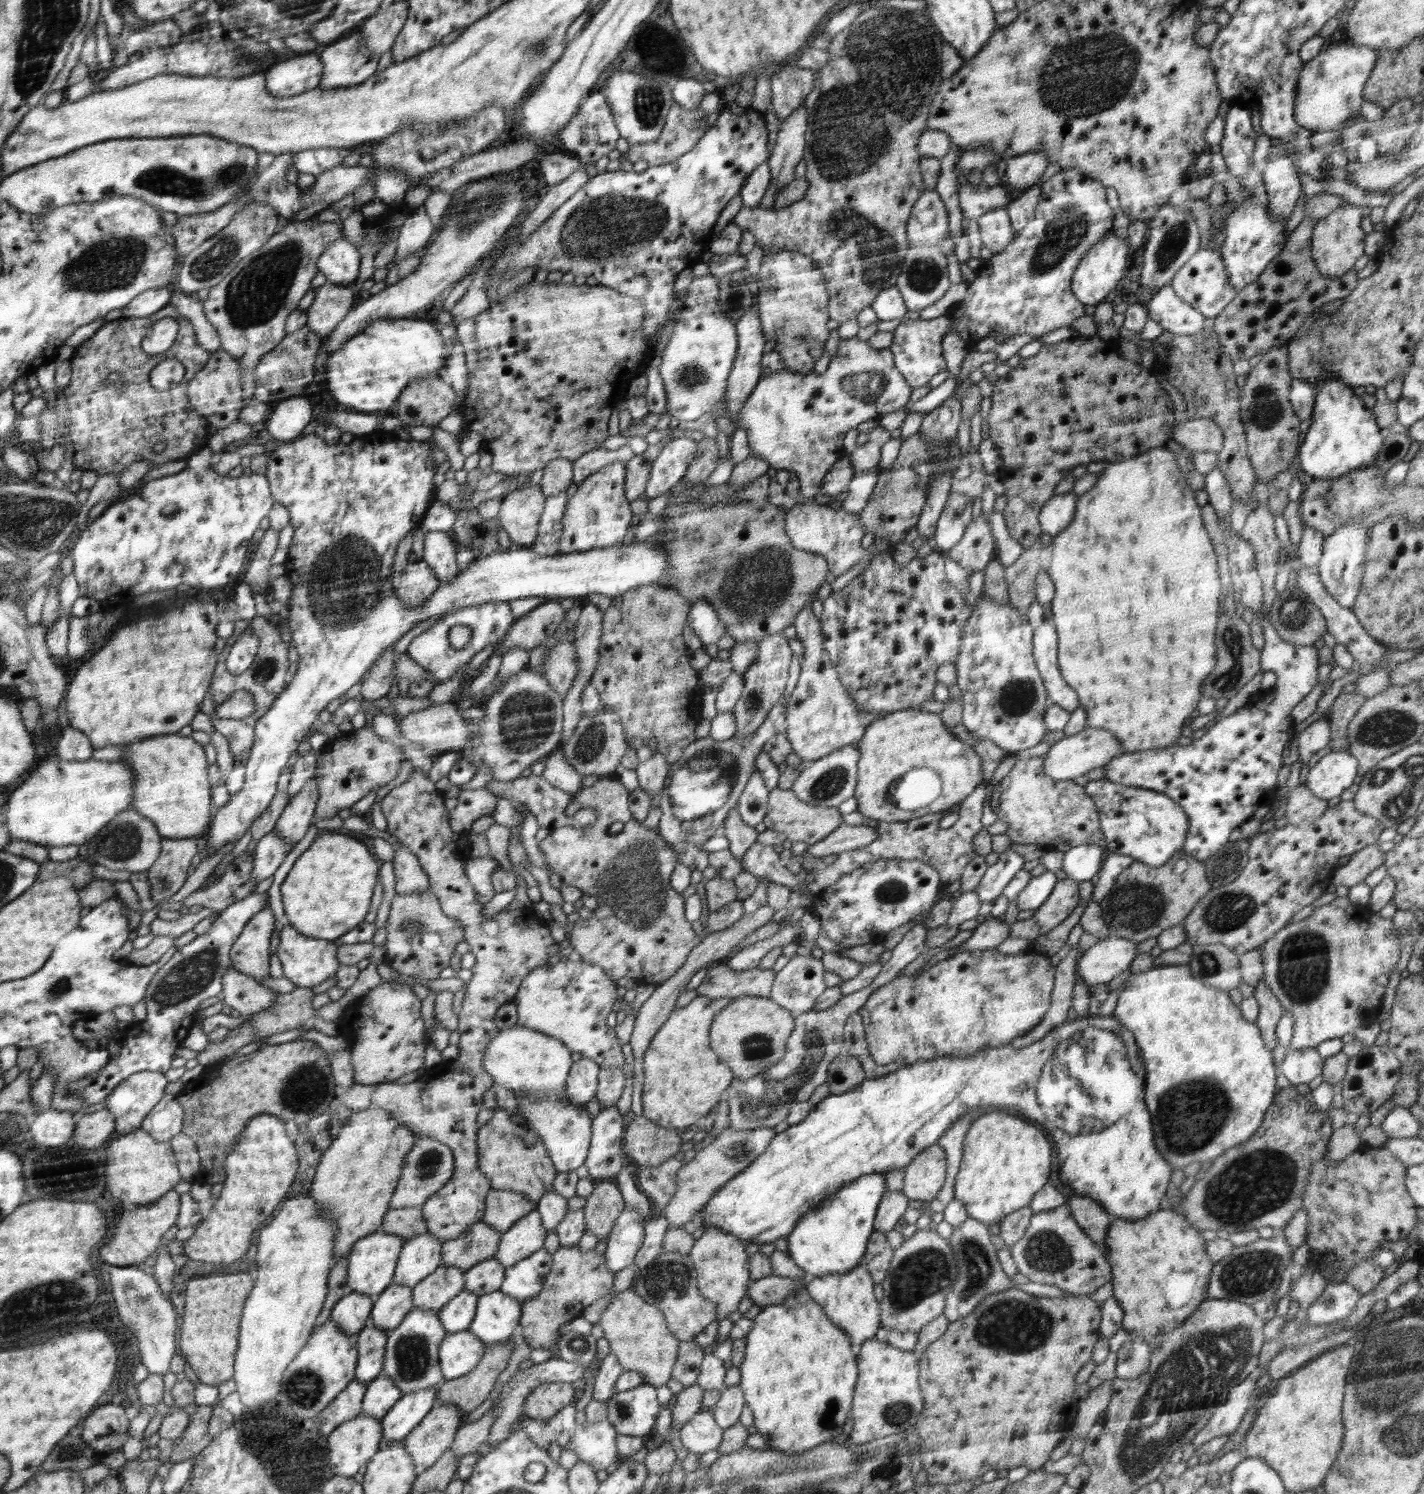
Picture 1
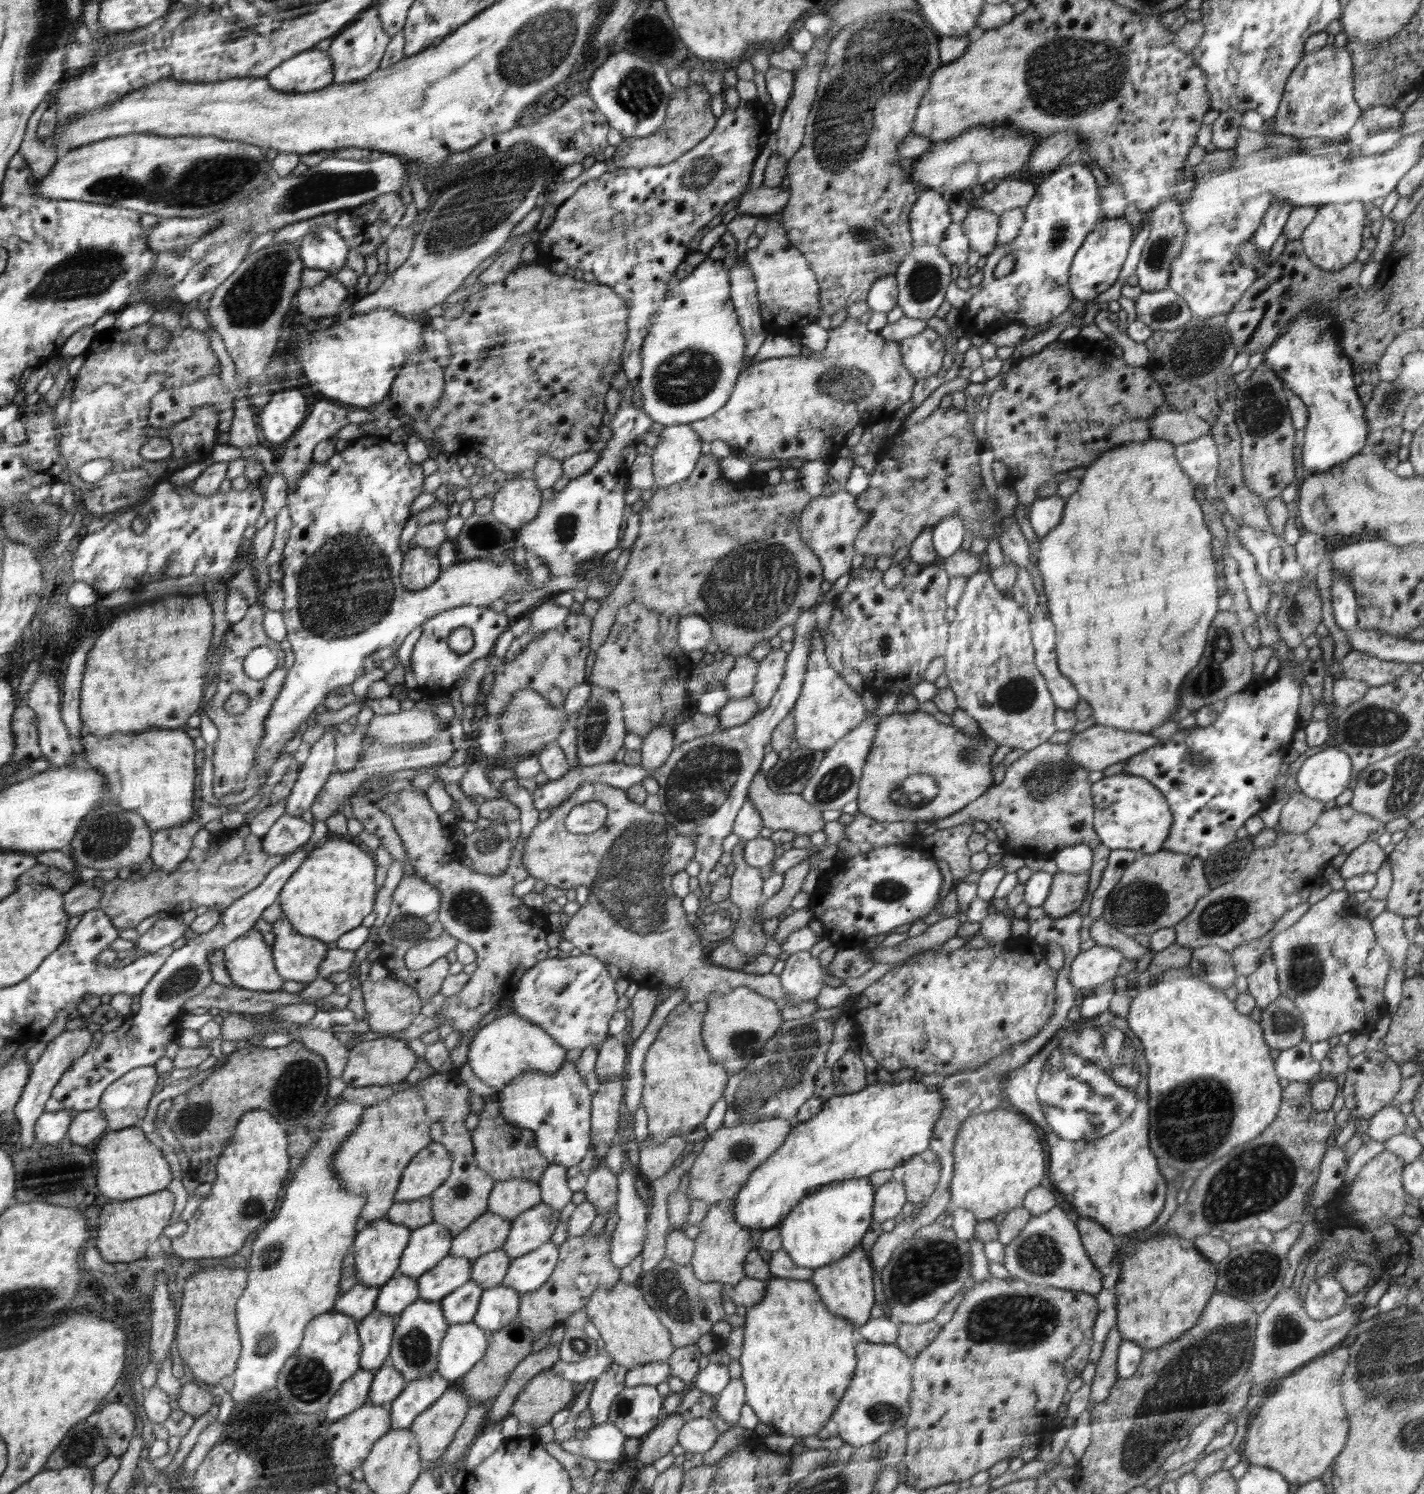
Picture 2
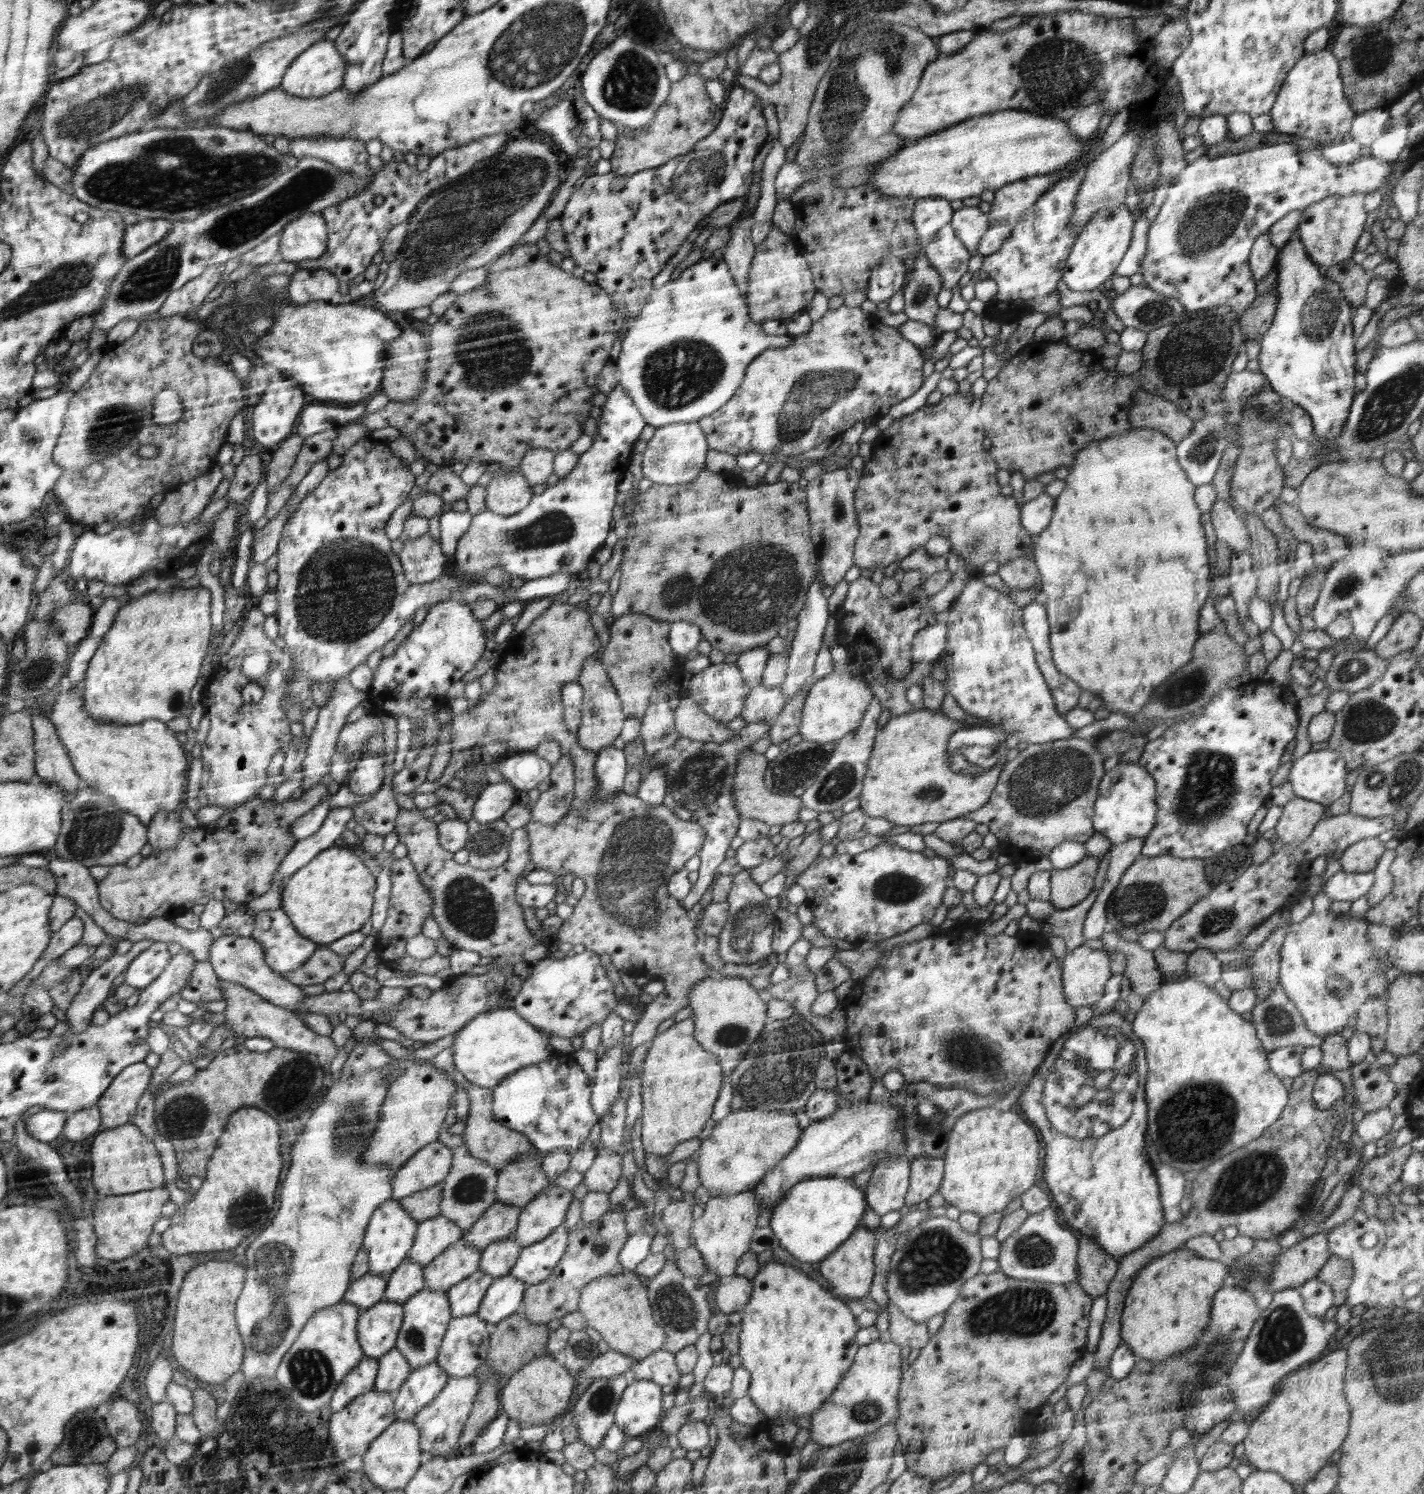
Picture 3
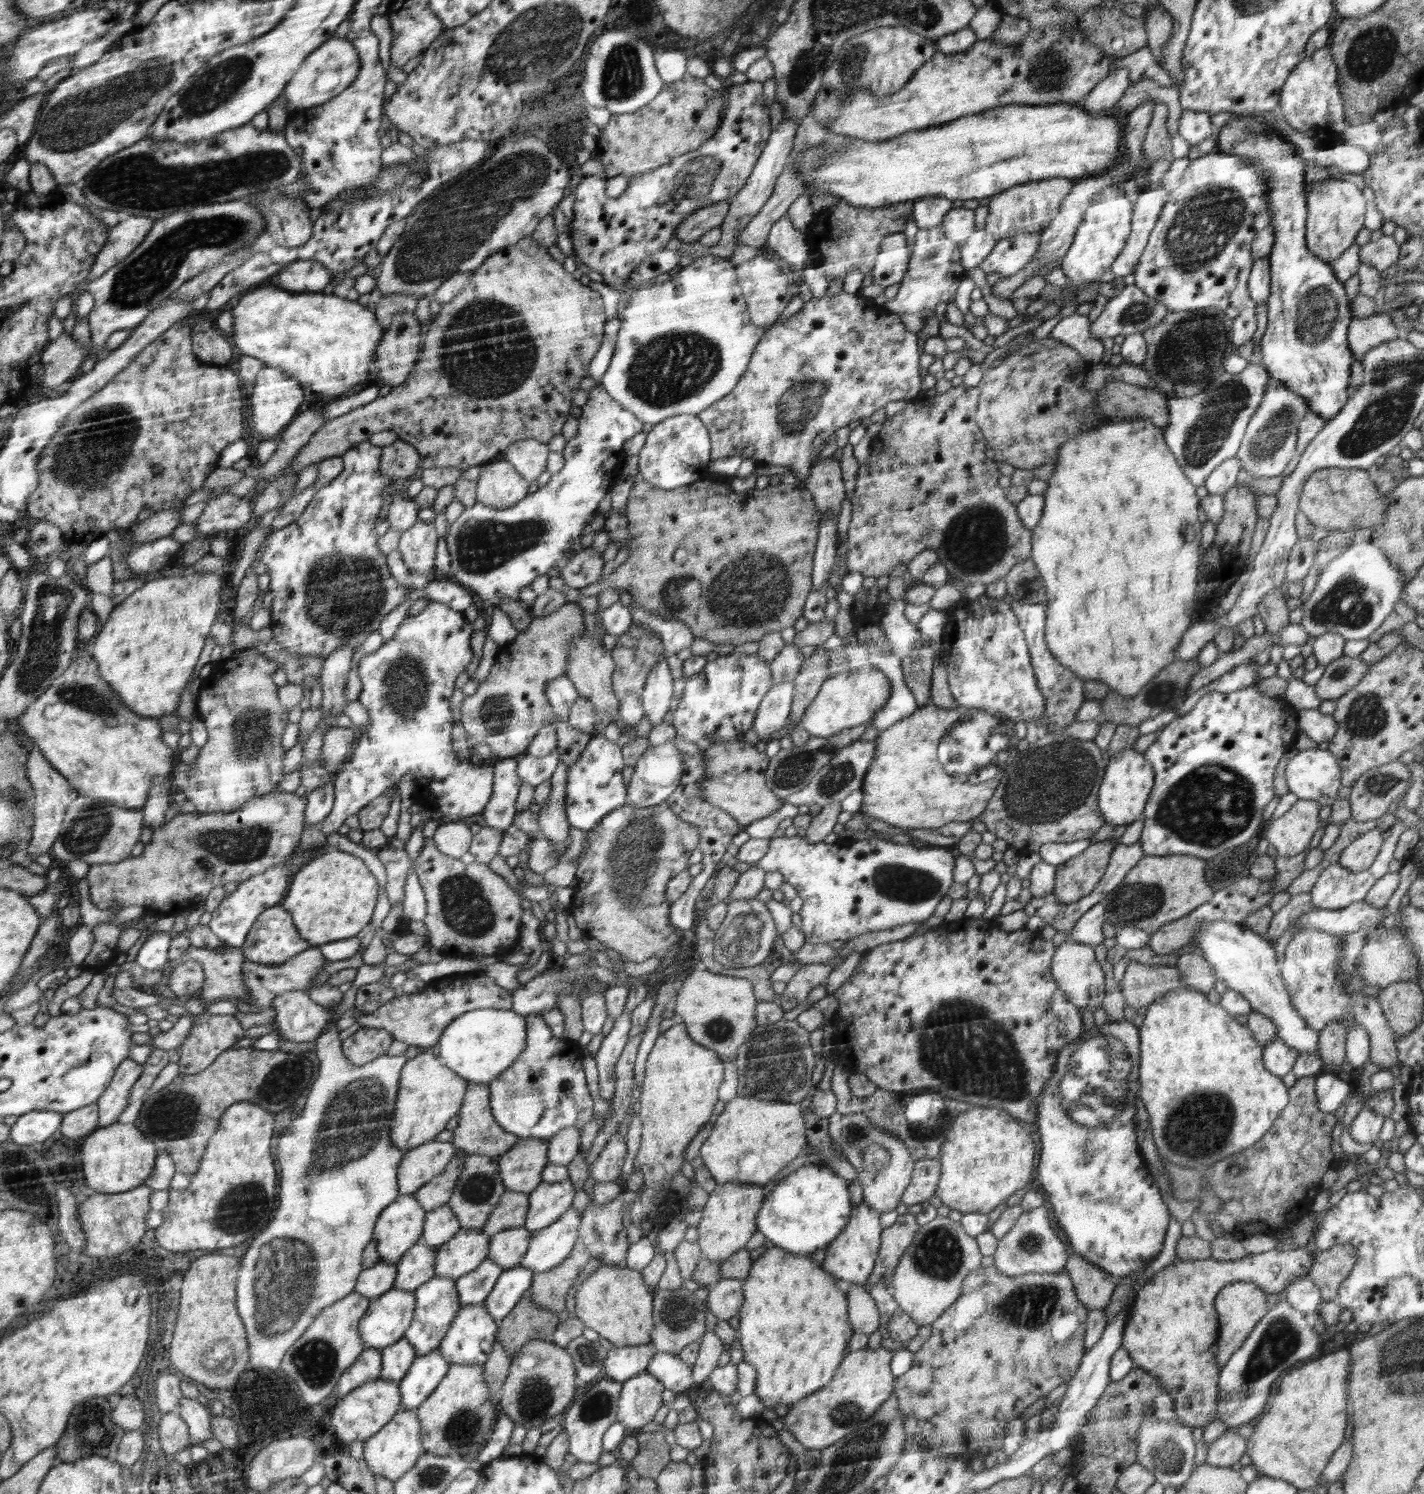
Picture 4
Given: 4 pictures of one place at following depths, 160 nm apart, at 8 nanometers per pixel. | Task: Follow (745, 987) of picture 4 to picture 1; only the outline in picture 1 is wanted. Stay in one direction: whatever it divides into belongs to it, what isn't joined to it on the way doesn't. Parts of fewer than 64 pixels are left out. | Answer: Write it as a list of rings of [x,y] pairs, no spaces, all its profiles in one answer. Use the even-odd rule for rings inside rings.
[[[739,996],[730,1002],[724,1011],[715,1019],[711,1028],[711,1046],[720,1059],[728,1064],[735,1072],[737,1079],[758,1080],[759,1075],[766,1073],[772,1066],[777,1065],[786,1056],[786,1044],[795,1032],[795,1014],[786,1008],[780,1008],[774,999],[769,997]]]

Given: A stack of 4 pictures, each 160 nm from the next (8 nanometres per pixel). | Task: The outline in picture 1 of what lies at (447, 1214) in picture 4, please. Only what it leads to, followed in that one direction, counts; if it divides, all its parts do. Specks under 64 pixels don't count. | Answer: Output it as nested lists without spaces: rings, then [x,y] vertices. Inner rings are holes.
[[[430,1232],[405,1240],[394,1284],[412,1288],[430,1276],[441,1265],[441,1246],[442,1242]]]

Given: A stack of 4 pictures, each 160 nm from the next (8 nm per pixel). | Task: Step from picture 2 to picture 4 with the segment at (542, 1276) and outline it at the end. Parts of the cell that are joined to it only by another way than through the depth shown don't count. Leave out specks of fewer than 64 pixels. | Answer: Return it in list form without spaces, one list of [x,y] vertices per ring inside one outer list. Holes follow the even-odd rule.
[[[568,1208],[558,1220],[546,1229],[531,1235],[530,1248],[523,1257],[522,1264],[536,1274],[547,1273],[562,1264],[571,1254],[571,1250],[578,1243],[579,1225],[582,1224],[582,1214],[576,1208]]]

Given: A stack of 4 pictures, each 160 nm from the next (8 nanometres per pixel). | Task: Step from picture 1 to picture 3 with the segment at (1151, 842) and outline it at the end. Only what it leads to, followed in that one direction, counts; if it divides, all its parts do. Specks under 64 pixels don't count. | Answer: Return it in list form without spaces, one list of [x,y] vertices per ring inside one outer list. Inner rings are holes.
[[[1119,762],[1113,769],[1105,772],[1099,784],[1099,797],[1094,808],[1096,833],[1103,834],[1114,845],[1134,837],[1144,840],[1156,822],[1155,799],[1154,777],[1137,762]]]

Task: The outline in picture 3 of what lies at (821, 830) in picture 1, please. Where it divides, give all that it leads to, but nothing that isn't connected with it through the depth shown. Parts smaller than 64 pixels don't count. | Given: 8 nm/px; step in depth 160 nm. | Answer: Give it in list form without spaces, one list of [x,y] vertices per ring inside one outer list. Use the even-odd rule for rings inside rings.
[[[748,749],[737,758],[732,779],[732,793],[736,799],[735,809],[738,811],[739,818],[753,818],[770,826],[773,824],[788,825],[798,821],[798,812],[804,807],[803,800],[799,796],[773,794],[768,788],[764,788],[764,770],[766,770],[766,757],[763,754]]]

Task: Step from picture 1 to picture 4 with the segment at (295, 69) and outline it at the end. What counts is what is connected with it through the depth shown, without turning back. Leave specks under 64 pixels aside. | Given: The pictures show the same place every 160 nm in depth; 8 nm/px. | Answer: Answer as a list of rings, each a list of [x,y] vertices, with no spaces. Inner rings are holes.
[[[332,38],[312,52],[303,62],[301,68],[296,71],[295,77],[283,91],[283,96],[296,108],[296,111],[324,105],[335,97],[339,97],[343,90],[355,81],[361,69],[362,60],[356,48],[345,38]]]

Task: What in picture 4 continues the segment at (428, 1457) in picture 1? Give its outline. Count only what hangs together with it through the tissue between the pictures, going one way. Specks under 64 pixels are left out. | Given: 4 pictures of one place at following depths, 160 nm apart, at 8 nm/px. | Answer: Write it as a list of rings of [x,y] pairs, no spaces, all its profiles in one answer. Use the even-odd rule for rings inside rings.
[[[450,1364],[448,1378],[443,1378],[444,1386],[424,1406],[414,1410],[423,1423],[424,1450],[430,1454],[460,1455],[473,1460],[487,1445],[494,1424],[494,1403],[482,1369],[480,1365]]]

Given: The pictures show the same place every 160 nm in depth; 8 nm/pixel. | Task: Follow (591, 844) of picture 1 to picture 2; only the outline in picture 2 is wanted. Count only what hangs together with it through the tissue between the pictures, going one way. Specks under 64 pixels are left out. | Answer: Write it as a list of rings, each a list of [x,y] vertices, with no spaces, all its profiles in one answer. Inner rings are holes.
[[[582,782],[580,786],[576,787],[576,790],[572,792],[571,796],[568,796],[567,800],[564,800],[560,806],[557,806],[554,811],[550,813],[550,816],[546,820],[540,820],[539,823],[533,828],[529,841],[525,844],[524,853],[523,853],[523,865],[527,867],[528,874],[530,876],[536,877],[537,879],[543,880],[551,889],[564,888],[569,890],[570,888],[576,888],[578,885],[586,885],[589,890],[589,897],[587,901],[578,909],[576,914],[573,914],[568,920],[566,926],[564,926],[563,931],[560,932],[560,935],[564,940],[572,942],[576,948],[581,950],[581,954],[589,954],[595,956],[596,958],[603,959],[604,962],[608,964],[614,964],[620,969],[621,978],[628,980],[628,982],[635,982],[640,989],[650,988],[660,990],[661,994],[664,995],[664,998],[676,991],[681,989],[686,989],[686,995],[684,995],[684,1002],[691,1005],[691,1003],[701,1002],[708,1000],[712,994],[728,994],[732,990],[738,987],[750,987],[750,990],[755,991],[757,994],[764,995],[765,998],[770,998],[775,1000],[778,1003],[786,1003],[786,994],[787,992],[783,990],[782,979],[779,975],[776,975],[772,972],[768,974],[750,974],[748,972],[737,970],[730,970],[729,968],[724,968],[723,966],[708,964],[704,968],[698,968],[702,966],[702,946],[700,946],[700,938],[692,936],[692,928],[686,920],[686,911],[682,910],[680,906],[680,897],[675,894],[671,882],[676,873],[683,872],[686,868],[686,865],[693,859],[693,853],[696,850],[696,845],[694,844],[694,839],[691,836],[680,834],[671,824],[666,822],[665,816],[661,812],[652,812],[647,809],[643,804],[636,804],[632,800],[628,799],[626,796],[626,791],[622,788],[616,788],[615,786],[610,786],[609,784],[604,784],[603,782]],[[597,801],[607,808],[607,817],[605,823],[602,827],[590,834],[572,834],[566,827],[564,819],[566,815],[570,812],[571,808],[584,804],[586,802]]]

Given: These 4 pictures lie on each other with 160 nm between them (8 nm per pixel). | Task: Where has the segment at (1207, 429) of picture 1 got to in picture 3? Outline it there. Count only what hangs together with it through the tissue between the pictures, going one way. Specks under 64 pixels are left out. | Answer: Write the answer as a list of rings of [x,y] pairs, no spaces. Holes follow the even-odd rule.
[[[1138,389],[1132,397],[1128,420],[1137,429],[1158,429],[1175,443],[1187,437],[1195,423],[1172,401],[1144,389]]]

